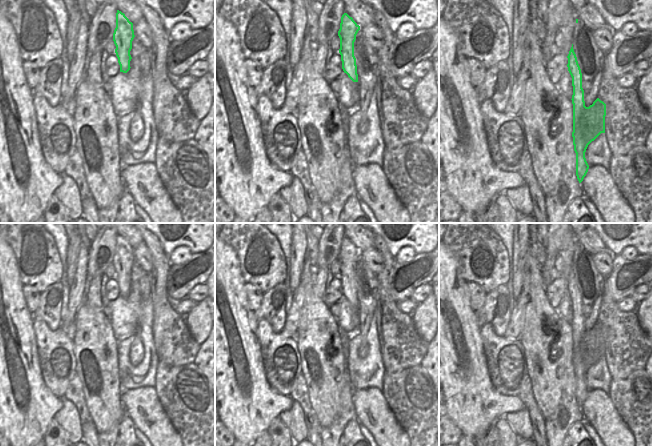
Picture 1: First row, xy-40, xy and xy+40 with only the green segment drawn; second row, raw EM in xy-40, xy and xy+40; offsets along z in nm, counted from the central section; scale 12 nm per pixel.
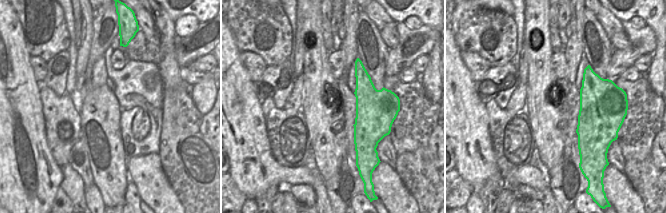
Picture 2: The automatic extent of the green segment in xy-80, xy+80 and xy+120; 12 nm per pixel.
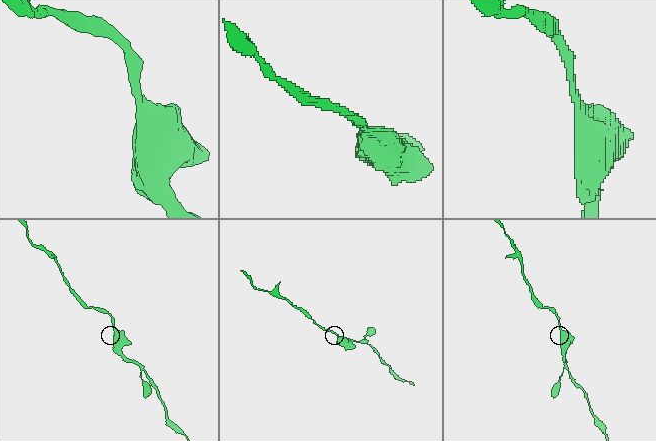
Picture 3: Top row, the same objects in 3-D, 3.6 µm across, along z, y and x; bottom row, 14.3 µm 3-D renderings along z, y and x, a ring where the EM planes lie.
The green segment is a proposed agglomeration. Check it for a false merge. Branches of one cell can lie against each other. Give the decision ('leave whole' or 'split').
leave whole

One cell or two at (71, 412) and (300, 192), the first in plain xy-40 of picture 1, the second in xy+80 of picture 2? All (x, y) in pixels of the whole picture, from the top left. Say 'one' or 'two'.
one

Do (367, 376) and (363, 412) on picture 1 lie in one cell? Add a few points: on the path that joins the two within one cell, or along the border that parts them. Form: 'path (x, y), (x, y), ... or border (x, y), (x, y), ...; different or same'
border (354, 388), (378, 388), (381, 391); different

